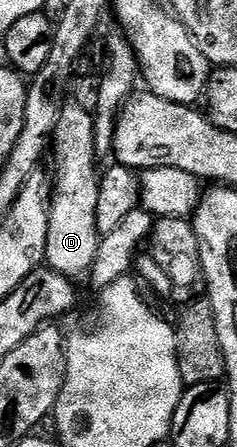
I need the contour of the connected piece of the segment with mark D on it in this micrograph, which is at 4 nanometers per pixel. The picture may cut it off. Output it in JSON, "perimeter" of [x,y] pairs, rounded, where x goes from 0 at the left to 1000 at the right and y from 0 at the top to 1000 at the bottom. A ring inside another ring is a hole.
{"perimeter":[[[283,230],[266,237],[224,304],[232,378],[215,407],[207,535],[190,553],[194,600],[304,624],[363,622],[409,579],[426,537],[409,517],[409,427],[426,394],[401,349],[401,266],[380,242]]]}

